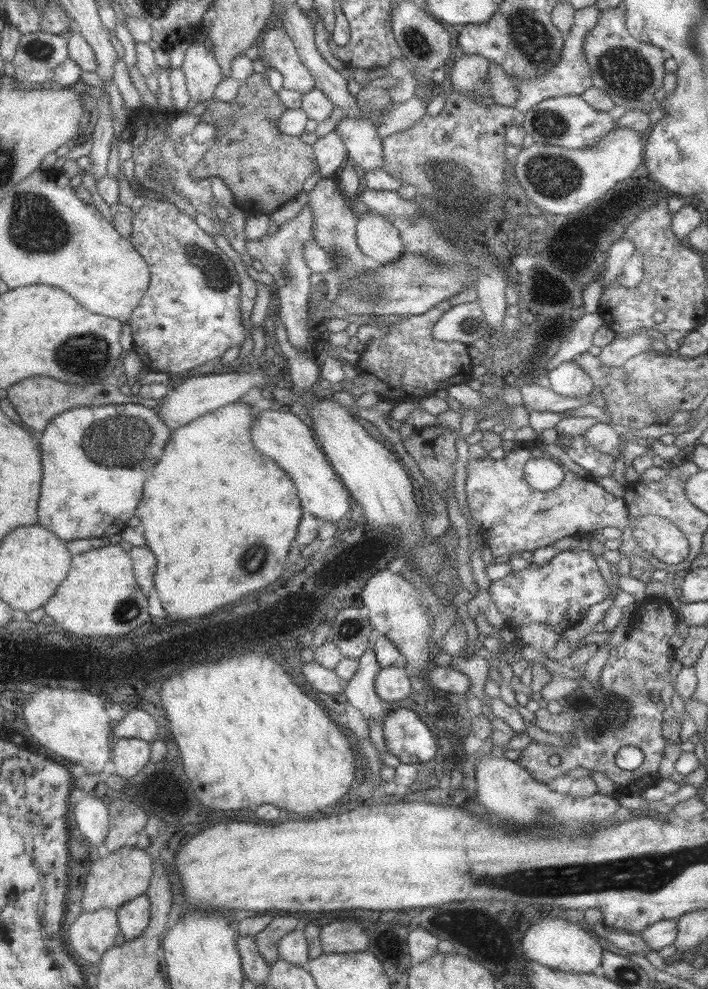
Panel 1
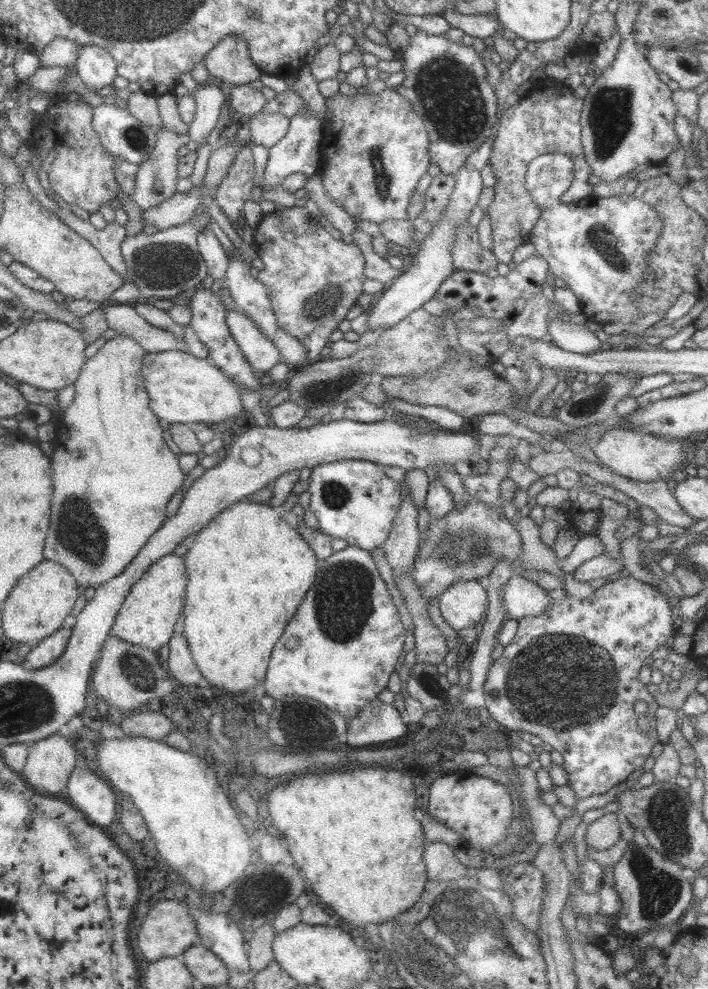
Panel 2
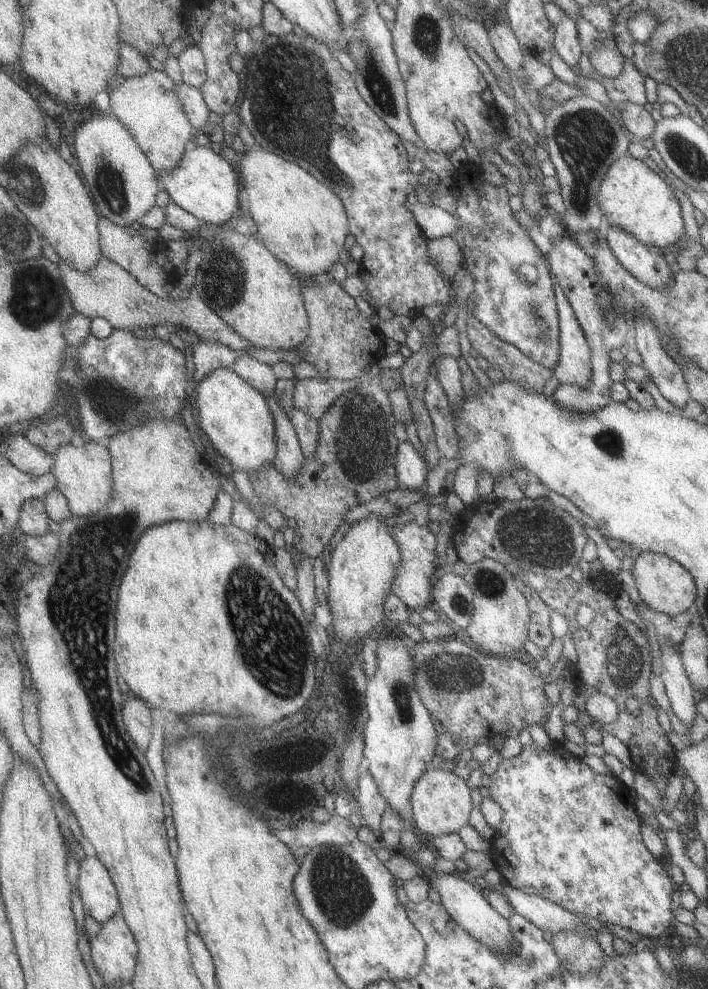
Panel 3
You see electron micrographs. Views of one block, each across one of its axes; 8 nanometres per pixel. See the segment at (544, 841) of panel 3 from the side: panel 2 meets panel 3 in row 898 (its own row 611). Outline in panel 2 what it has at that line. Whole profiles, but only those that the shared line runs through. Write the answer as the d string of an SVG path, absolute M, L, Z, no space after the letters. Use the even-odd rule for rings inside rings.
M627 573L624 577L606 582L600 589L595 590L590 597L580 599L568 594L566 599L554 599L549 604L547 610L543 610L540 616L526 616L518 620L518 630L514 639L504 647L503 654L492 663L487 672L486 680L483 684L484 696L486 697L486 710L491 714L494 720L509 729L510 731L530 732L538 736L540 740L553 746L556 752L562 754L564 759L563 768L567 772L567 785L574 790L576 802L592 794L604 794L610 788L625 782L626 778L636 769L642 768L646 759L651 756L652 747L659 742L655 724L655 712L659 707L656 699L648 692L646 685L638 679L638 673L645 666L644 660L648 658L662 645L669 644L669 641L676 635L677 628L672 621L672 606L668 603L668 597L656 587L646 582L640 582L632 578ZM642 700L648 704L648 712L644 715L638 715L634 711L634 704Z

